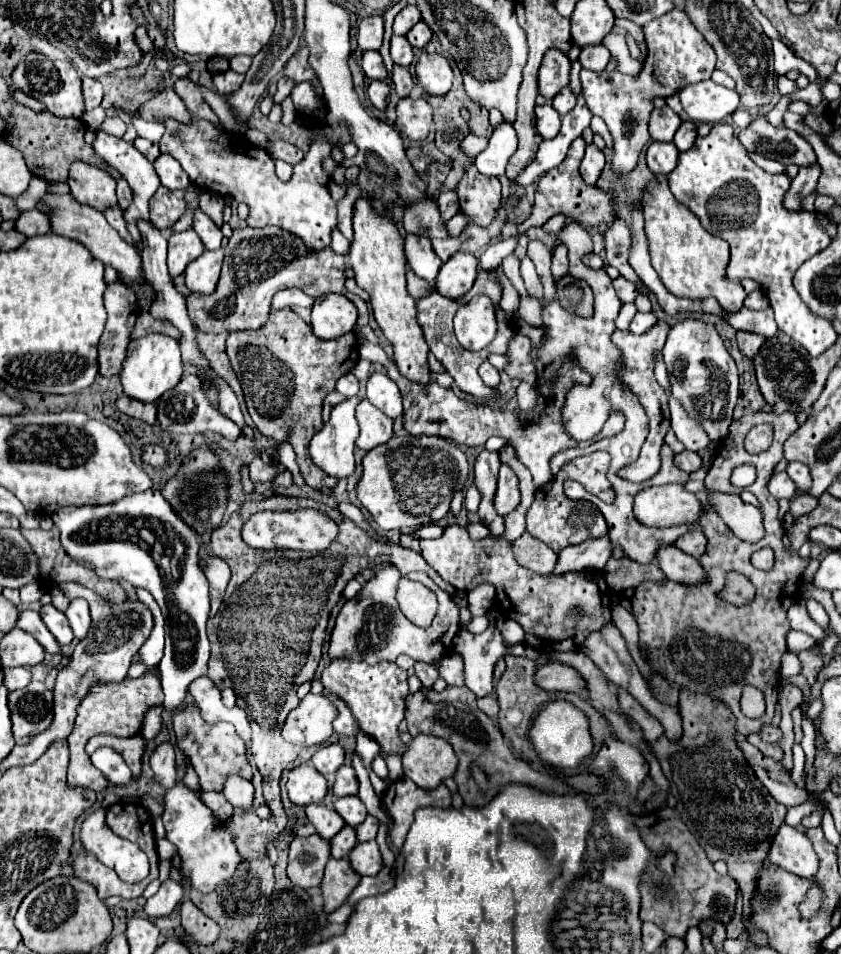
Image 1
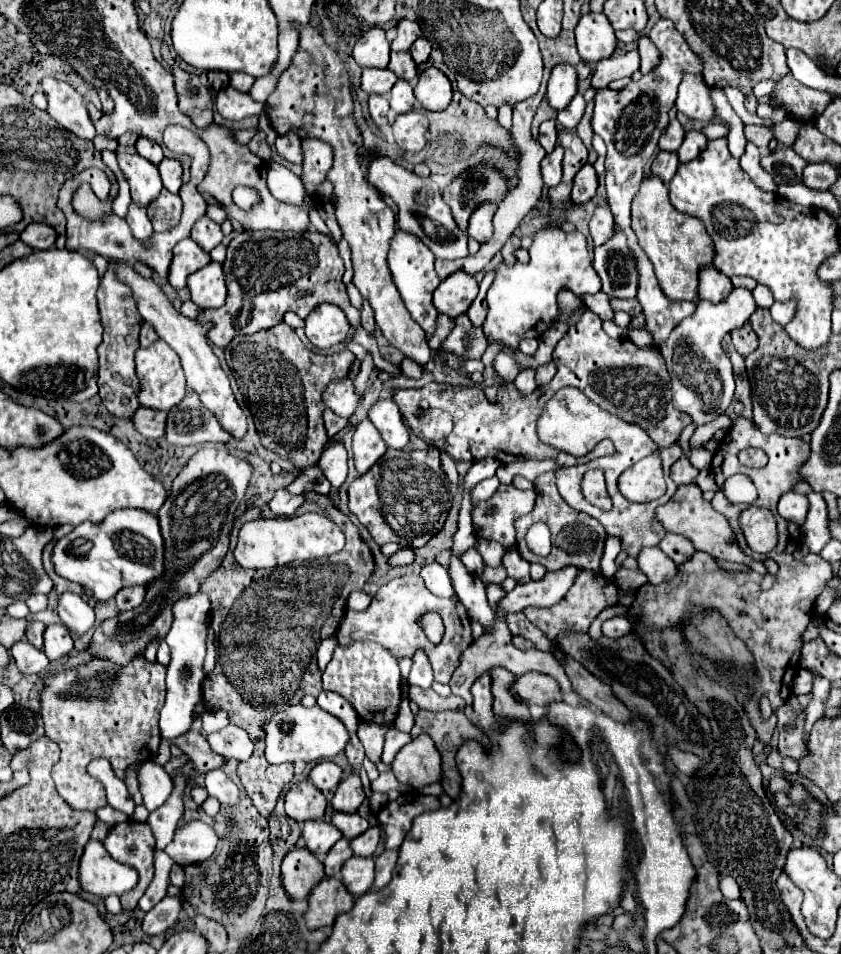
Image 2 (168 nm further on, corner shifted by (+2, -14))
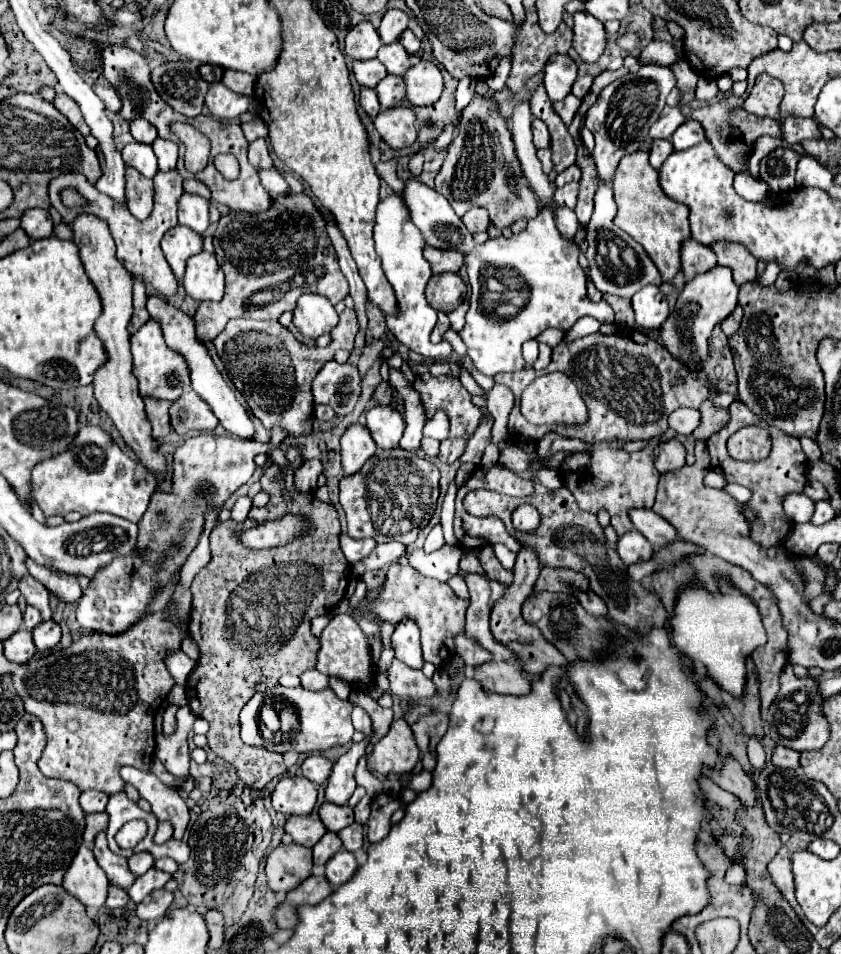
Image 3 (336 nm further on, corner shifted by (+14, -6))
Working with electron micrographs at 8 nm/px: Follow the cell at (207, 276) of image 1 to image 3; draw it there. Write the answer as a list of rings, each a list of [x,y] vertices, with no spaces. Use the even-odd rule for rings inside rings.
[[[200,252],[188,260],[182,286],[194,300],[220,300],[224,296],[224,272],[214,254]]]

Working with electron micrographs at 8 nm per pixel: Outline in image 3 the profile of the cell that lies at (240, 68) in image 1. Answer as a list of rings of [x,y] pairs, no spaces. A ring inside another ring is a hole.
[[[226,70],[224,78],[222,78],[224,86],[228,86],[232,92],[242,94],[242,96],[252,96],[254,94],[254,82],[256,76],[246,74],[246,72],[236,72],[236,70]]]

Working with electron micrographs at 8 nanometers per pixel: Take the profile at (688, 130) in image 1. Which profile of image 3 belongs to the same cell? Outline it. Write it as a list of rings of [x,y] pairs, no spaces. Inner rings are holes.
[[[688,118],[672,136],[672,144],[674,144],[674,150],[688,150],[692,146],[696,146],[698,142],[704,140],[704,130],[702,130],[702,124]]]

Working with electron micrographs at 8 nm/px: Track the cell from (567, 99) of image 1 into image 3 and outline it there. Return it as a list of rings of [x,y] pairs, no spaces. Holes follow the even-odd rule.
[[[568,94],[568,96],[566,96],[564,100],[560,100],[560,102],[554,102],[554,110],[556,110],[556,114],[564,120],[566,126],[572,124],[572,118],[574,118],[574,114],[576,114],[578,108],[580,108],[580,100],[578,100],[576,96],[572,96],[572,94]]]

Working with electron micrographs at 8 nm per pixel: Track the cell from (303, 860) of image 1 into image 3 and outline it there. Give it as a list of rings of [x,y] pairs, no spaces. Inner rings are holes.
[[[300,844],[278,846],[266,858],[268,886],[274,892],[290,892],[312,874],[312,852]]]

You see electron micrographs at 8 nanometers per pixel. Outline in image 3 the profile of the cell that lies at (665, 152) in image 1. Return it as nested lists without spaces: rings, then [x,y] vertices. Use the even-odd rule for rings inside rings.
[[[654,140],[650,148],[650,164],[658,170],[672,152],[674,152],[674,146],[670,140]]]

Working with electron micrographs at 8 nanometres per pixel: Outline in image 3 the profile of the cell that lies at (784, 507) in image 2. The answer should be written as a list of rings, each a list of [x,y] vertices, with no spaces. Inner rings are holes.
[[[788,494],[784,498],[784,512],[792,522],[810,522],[814,502],[806,494]]]

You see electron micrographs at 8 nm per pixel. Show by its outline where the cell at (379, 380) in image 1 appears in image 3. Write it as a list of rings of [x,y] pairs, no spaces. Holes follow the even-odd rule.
[[[374,406],[366,414],[366,428],[370,430],[378,448],[390,450],[390,448],[398,448],[406,422],[402,414],[392,406]]]

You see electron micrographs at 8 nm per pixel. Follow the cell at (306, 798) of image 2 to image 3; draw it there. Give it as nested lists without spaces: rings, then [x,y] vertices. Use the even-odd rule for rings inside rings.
[[[290,776],[276,784],[272,792],[272,806],[276,812],[286,816],[310,814],[314,810],[316,796],[318,790],[310,780],[304,780],[304,776]]]

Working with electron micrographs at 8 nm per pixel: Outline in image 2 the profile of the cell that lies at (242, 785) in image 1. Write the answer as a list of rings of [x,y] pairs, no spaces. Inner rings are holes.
[[[212,770],[206,774],[206,790],[222,806],[236,806],[240,802],[240,788],[222,770]]]

